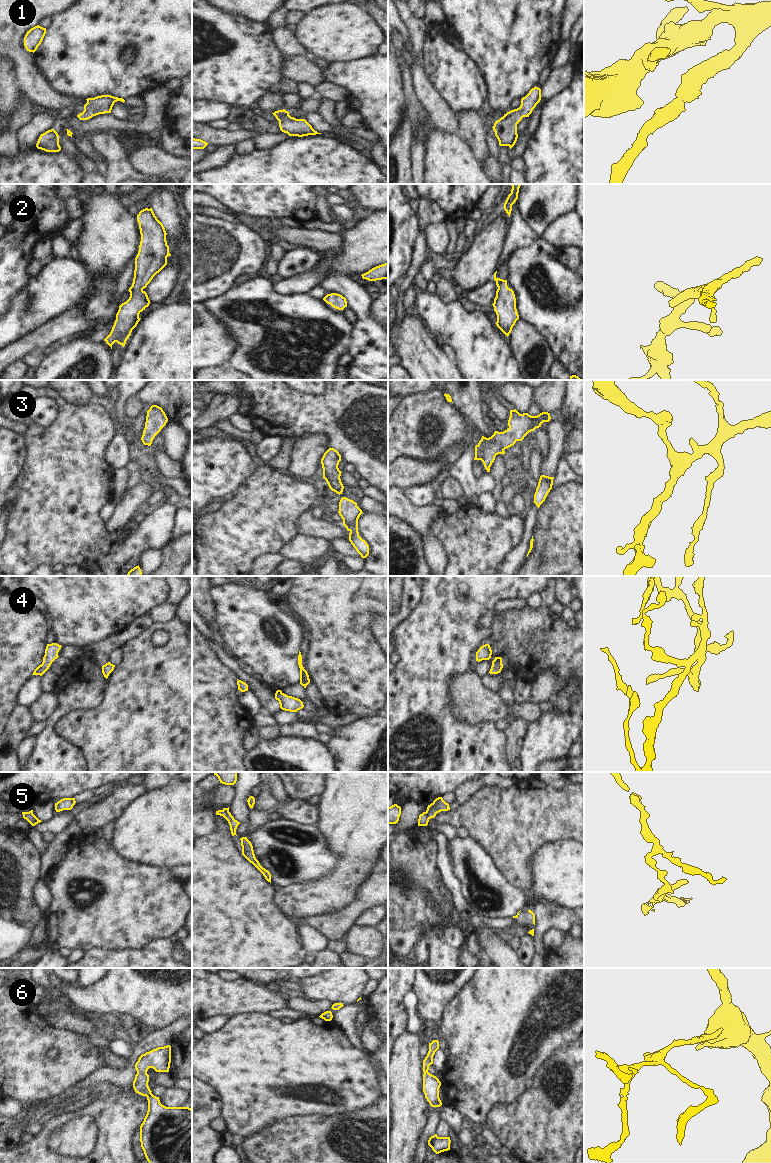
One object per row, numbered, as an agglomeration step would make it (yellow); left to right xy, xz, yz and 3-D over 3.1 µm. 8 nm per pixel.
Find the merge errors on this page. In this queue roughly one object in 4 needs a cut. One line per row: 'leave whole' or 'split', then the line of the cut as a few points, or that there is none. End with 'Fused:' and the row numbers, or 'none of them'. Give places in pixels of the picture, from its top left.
1: leave whole | no cut
2: leave whole | no cut
3: leave whole | no cut
4: leave whole | no cut
5: leave whole | no cut
6: leave whole | no cut
Fused: none of them

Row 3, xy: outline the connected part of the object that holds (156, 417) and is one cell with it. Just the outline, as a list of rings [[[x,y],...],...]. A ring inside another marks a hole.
[[[152,405],[147,411],[145,428],[141,440],[144,445],[151,446],[155,436],[166,425],[168,418],[163,409],[157,405]]]

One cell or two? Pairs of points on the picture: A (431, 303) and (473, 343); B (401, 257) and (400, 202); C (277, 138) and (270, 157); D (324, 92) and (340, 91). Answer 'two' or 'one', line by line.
A: one
B: one
C: two
D: one

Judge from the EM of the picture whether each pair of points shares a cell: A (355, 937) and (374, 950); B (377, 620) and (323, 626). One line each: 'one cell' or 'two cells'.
A: one cell
B: two cells

